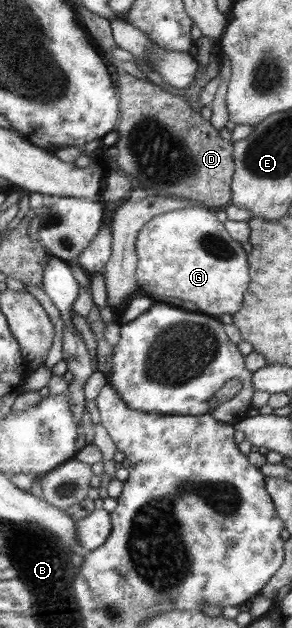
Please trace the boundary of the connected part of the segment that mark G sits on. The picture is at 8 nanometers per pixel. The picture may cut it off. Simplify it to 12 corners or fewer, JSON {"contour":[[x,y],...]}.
{"contour":[[214,212],[154,216],[135,241],[144,295],[241,308],[247,254]]}

